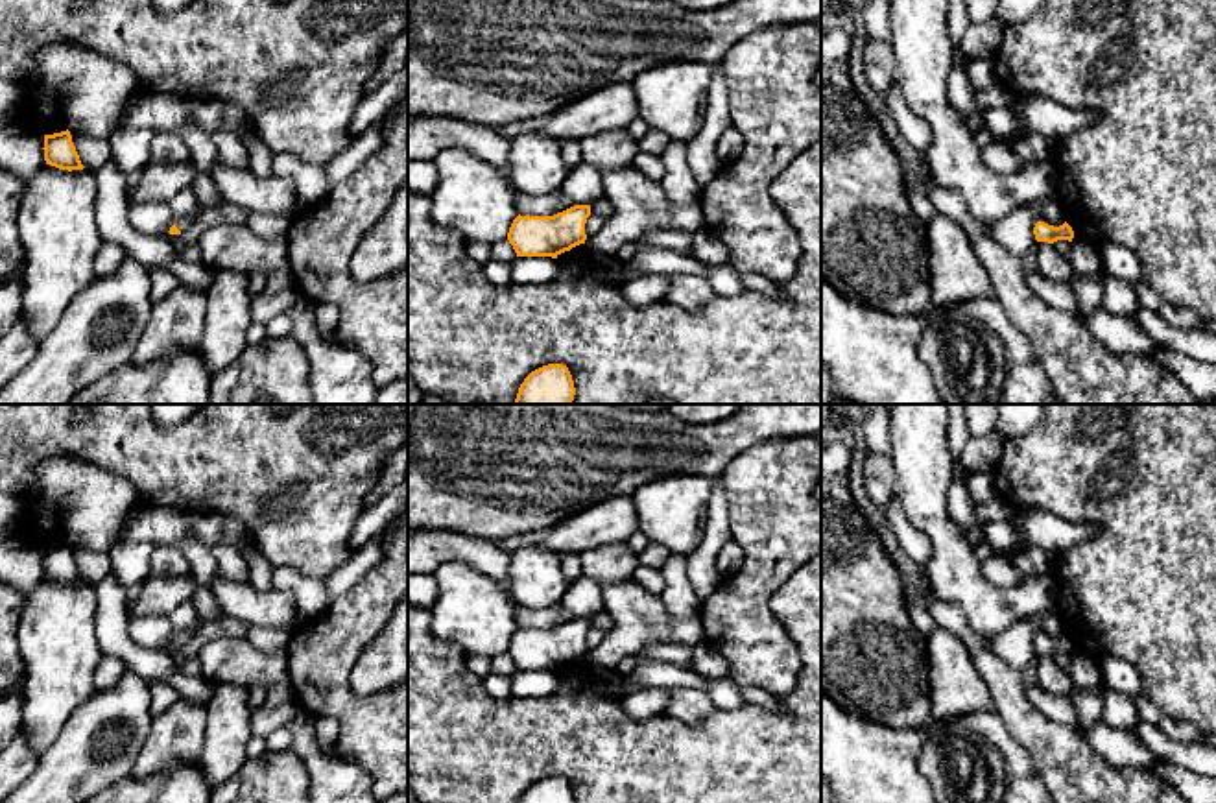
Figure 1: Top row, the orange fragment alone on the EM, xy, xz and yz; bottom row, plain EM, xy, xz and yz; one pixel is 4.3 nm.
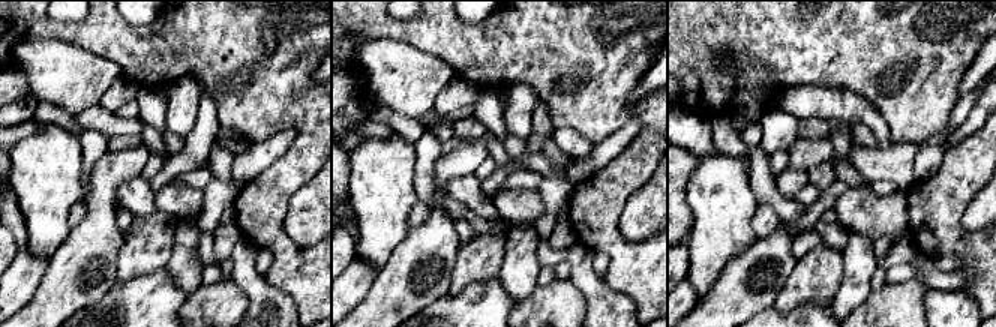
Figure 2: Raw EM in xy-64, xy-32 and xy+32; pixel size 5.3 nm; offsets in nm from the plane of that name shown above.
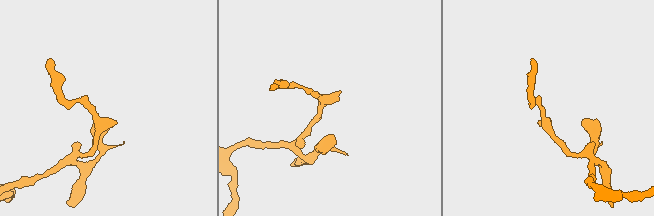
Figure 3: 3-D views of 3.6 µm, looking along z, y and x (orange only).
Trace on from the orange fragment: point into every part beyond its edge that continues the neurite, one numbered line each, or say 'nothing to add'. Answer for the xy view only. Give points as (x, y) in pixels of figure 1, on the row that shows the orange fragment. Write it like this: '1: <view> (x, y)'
1: xy (183, 222)

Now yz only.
nothing to add

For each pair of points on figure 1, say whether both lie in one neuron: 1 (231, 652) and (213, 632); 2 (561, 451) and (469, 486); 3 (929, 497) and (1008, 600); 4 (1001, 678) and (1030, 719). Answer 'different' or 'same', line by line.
1: different
2: same
3: same
4: same

